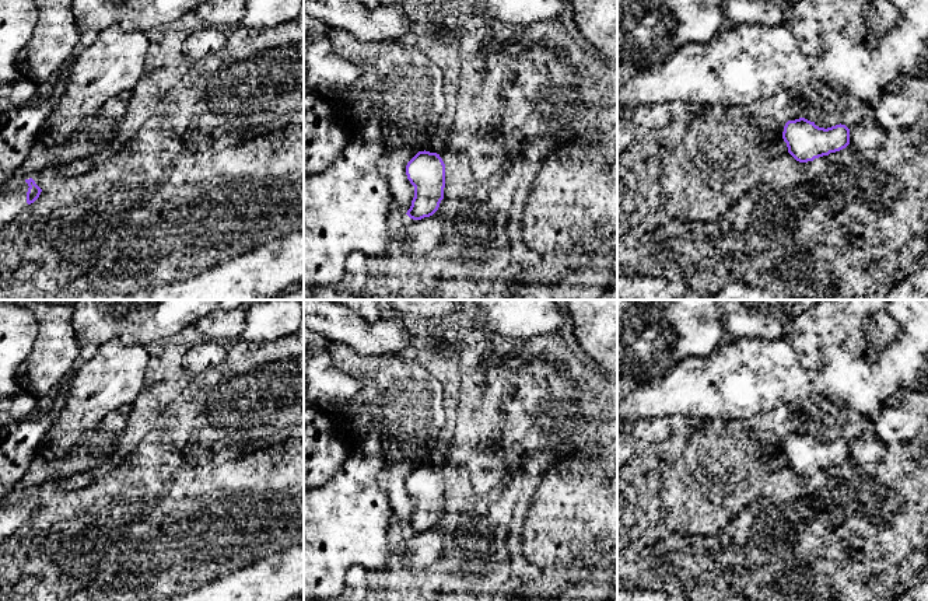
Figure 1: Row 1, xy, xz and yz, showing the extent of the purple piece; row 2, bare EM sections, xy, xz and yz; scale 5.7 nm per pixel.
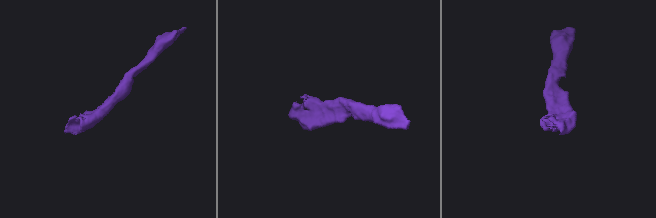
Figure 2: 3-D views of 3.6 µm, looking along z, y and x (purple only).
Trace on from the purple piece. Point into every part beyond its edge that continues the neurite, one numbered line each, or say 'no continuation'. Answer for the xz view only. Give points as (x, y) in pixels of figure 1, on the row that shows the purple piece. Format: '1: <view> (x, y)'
no continuation

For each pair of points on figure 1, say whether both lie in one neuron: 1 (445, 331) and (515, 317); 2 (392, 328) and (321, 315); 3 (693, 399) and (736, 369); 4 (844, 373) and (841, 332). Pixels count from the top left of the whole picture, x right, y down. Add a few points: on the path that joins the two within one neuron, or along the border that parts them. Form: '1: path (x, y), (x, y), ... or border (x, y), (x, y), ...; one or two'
1: path (462, 334), (475, 334), (498, 317); one
2: path (374, 329), (350, 329), (339, 324); one
3: path (704, 388), (720, 385), (725, 380); one
4: border (874, 363), (826, 346), (815, 369); two

